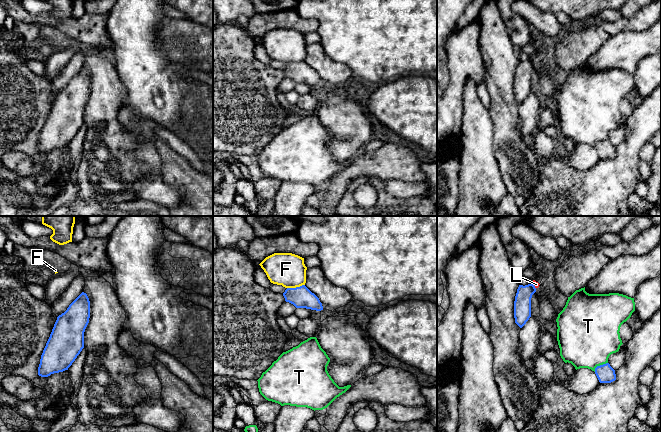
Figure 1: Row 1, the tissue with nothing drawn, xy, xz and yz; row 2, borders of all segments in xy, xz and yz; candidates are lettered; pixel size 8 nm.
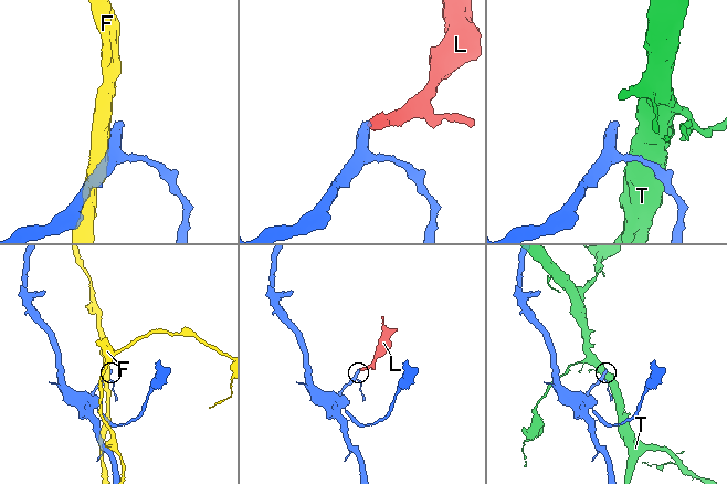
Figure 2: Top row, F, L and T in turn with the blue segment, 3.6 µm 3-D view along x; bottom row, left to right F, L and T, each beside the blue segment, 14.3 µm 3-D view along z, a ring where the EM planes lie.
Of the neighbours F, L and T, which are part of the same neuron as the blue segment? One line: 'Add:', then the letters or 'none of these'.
Add: L

